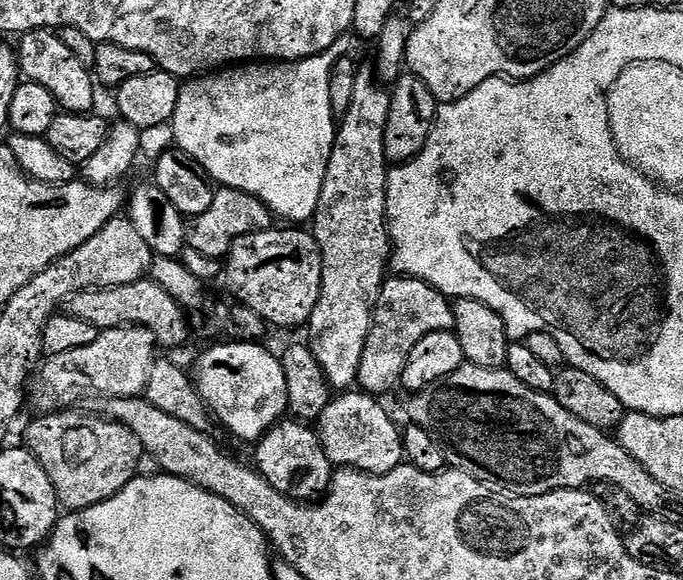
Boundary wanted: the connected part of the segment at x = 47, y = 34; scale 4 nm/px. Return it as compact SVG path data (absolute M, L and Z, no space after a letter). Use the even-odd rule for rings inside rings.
M37 30L23 33L19 37L18 59L20 71L25 81L46 86L54 94L57 105L65 112L91 113L96 104L98 85L86 66L74 58L74 53L60 40L52 30Z

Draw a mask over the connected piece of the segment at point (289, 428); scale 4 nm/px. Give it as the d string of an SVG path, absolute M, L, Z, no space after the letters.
M285 418L261 440L255 441L254 448L256 471L270 482L270 486L274 486L274 490L278 490L278 494L297 502L316 502L328 493L334 466L330 458L326 458L326 450L315 427L295 418Z

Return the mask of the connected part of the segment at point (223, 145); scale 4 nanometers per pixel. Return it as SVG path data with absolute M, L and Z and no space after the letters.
M335 47L328 48L322 54L311 56L305 60L294 60L291 62L244 62L239 66L225 66L219 70L201 74L189 79L187 82L181 83L180 93L178 94L178 110L174 110L174 118L171 122L175 147L193 156L211 174L213 181L217 185L233 188L234 190L242 190L246 194L261 200L272 211L273 217L280 219L281 216L284 219L281 221L291 222L296 226L311 221L312 217L316 214L318 198L322 194L322 182L326 178L326 166L330 162L330 154L336 141L338 120L337 117L332 115L332 107L330 106L330 74L332 73L334 62L340 59L341 55L341 49Z

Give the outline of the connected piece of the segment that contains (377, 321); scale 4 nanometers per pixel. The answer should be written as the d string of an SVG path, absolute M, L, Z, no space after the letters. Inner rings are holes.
M396 274L385 279L372 315L366 350L362 350L362 362L358 366L356 384L359 391L367 392L369 396L384 398L392 387L395 389L402 378L402 370L406 370L410 350L414 350L414 346L418 346L418 342L422 342L426 334L453 331L453 305L453 301L434 286L416 280L413 276Z

